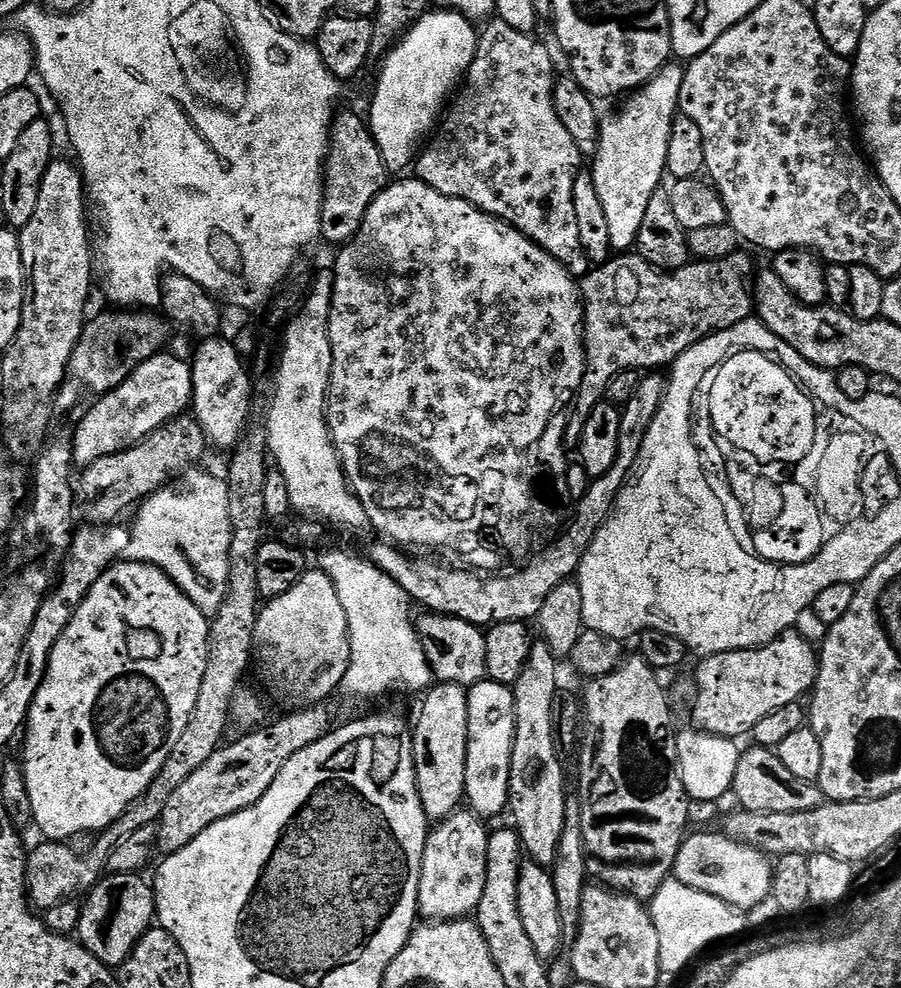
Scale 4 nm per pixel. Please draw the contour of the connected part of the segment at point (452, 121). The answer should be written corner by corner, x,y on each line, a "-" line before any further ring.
498,18
493,19
488,26
489,28
485,32
483,29
479,33
476,41
474,62
468,68
468,75
464,77
458,91
455,93
454,99
451,101
451,104
453,103
452,109
450,109
450,104
447,111
443,113
434,135
427,141
427,144
429,143
428,149
426,149
426,144
426,147
419,153
418,159
415,161
415,175
426,186
430,186
447,196
453,196
459,200
470,202
478,210
496,217
497,220
506,221
510,226
517,228
526,238
530,238
542,250
546,250
546,254
550,254
574,278
583,278
590,270
590,265
586,254
582,250
582,238
578,234
578,218
574,215
574,182
582,172
582,168
580,168
582,157
578,146
574,146
574,138
570,138
566,126
562,126
562,122
554,110
554,102
552,101
552,90
554,87
552,56
548,53
546,45
539,44
535,40
537,38
535,35
523,32
522,30
514,30
514,26
506,26
506,22
502,22

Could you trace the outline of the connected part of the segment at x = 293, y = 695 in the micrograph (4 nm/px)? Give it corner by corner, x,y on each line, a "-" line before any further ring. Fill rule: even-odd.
309,570
303,578
286,594
273,596
259,609
253,636
252,660
254,672
264,683
263,691
273,696
284,710
310,708
313,704
323,704
332,691
339,689
346,678
350,666
350,634
346,610
338,602
338,590
330,582
327,572

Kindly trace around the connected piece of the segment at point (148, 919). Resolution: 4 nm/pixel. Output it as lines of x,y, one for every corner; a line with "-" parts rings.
134,872
105,875
87,893
85,900
88,901
80,908
75,939
107,968
119,969
120,964
130,958
134,946
138,946
142,934
146,934
156,920
156,893
144,878

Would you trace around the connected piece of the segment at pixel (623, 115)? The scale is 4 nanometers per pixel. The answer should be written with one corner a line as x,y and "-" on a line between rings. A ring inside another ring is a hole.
668,63
658,75
650,78
625,99
629,100
621,106
617,116
605,115
600,121
600,148
591,161
593,164
590,175
594,182
594,190
598,190
598,198
602,201
602,210
606,210
606,223
610,229
610,246
613,253
624,254
635,249
638,230
642,230
642,217
646,214
646,206
650,206
650,198
654,198
654,194
661,191
660,179
666,176
670,130
672,119
676,117
680,107
683,77
684,68
679,63

